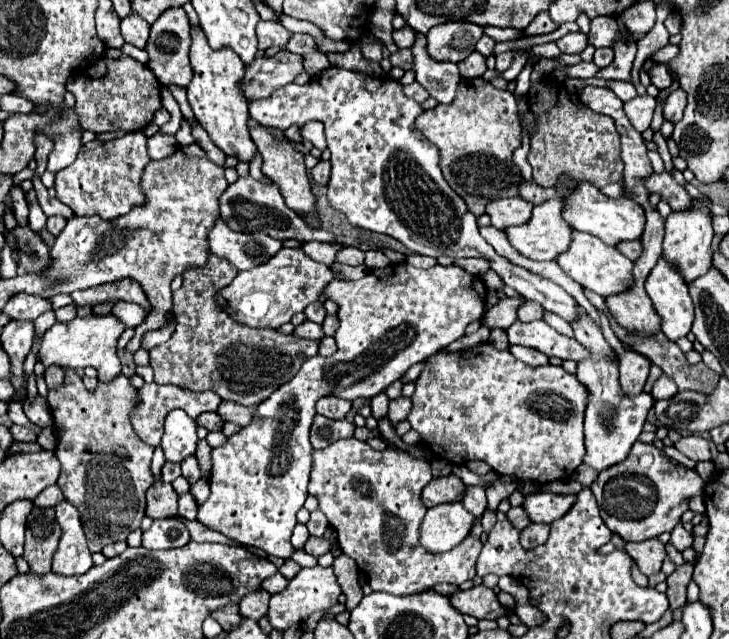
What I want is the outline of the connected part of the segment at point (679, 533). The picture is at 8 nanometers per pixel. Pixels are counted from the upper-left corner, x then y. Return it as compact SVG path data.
M676 524L676 528L672 530L670 544L672 544L678 552L682 552L682 550L686 550L686 548L692 546L692 534L686 532L686 530L682 528L682 524Z

